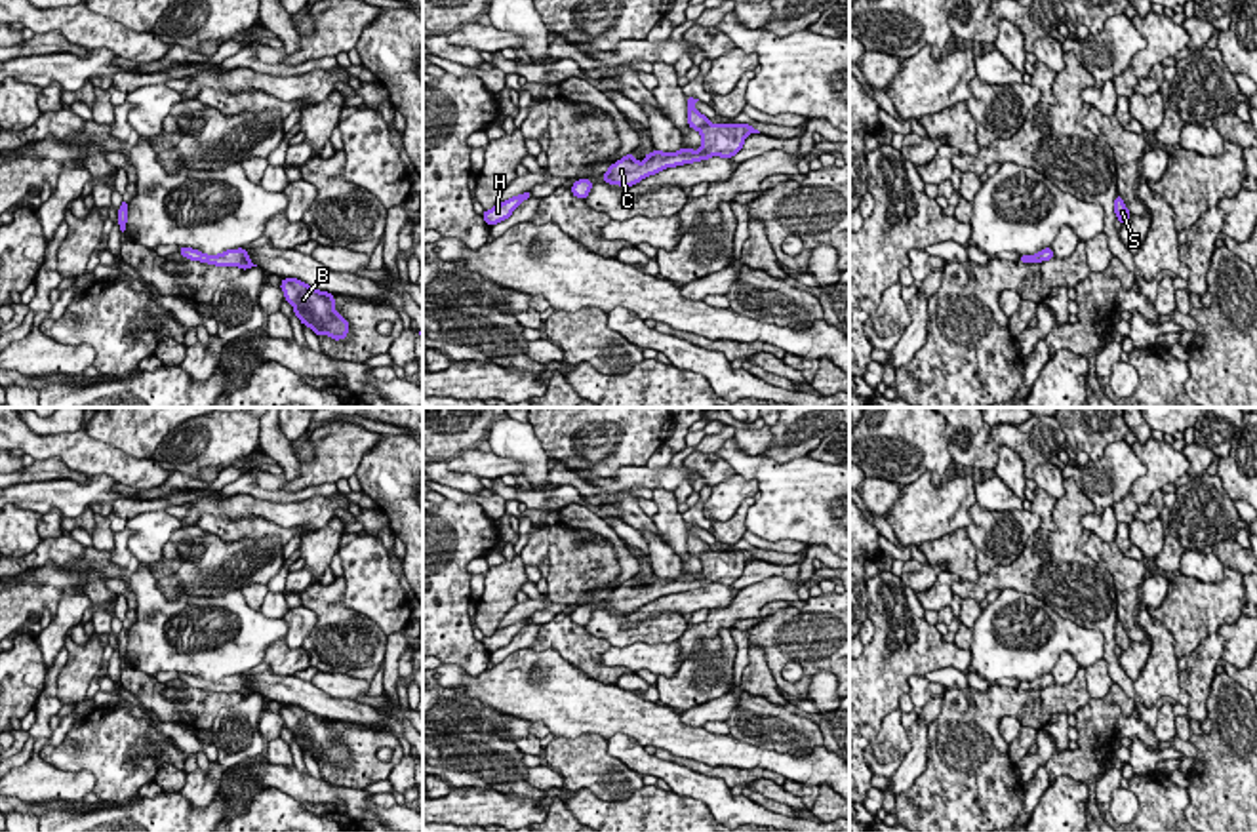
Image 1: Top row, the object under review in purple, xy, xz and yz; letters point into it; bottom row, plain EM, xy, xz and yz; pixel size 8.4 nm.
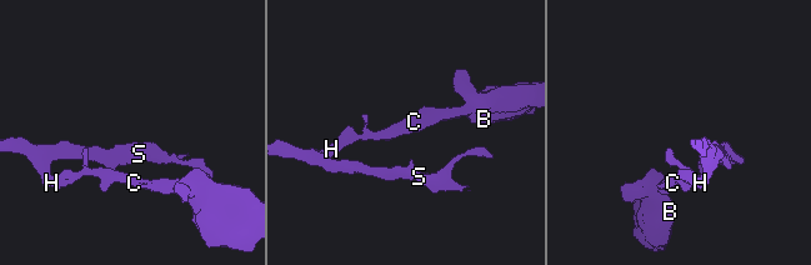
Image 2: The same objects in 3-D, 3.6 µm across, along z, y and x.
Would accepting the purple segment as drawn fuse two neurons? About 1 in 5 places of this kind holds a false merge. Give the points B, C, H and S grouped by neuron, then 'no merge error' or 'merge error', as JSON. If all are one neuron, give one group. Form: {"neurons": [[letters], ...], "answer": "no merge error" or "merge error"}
{"neurons": [["B", "C", "H", "S"]], "answer": "no merge error"}

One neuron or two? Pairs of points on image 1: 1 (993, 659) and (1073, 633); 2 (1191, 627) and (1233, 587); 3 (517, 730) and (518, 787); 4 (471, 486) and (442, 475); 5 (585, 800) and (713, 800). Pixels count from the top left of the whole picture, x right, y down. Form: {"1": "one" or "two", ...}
{"1": "one", "2": "one", "3": "two", "4": "one", "5": "two"}

